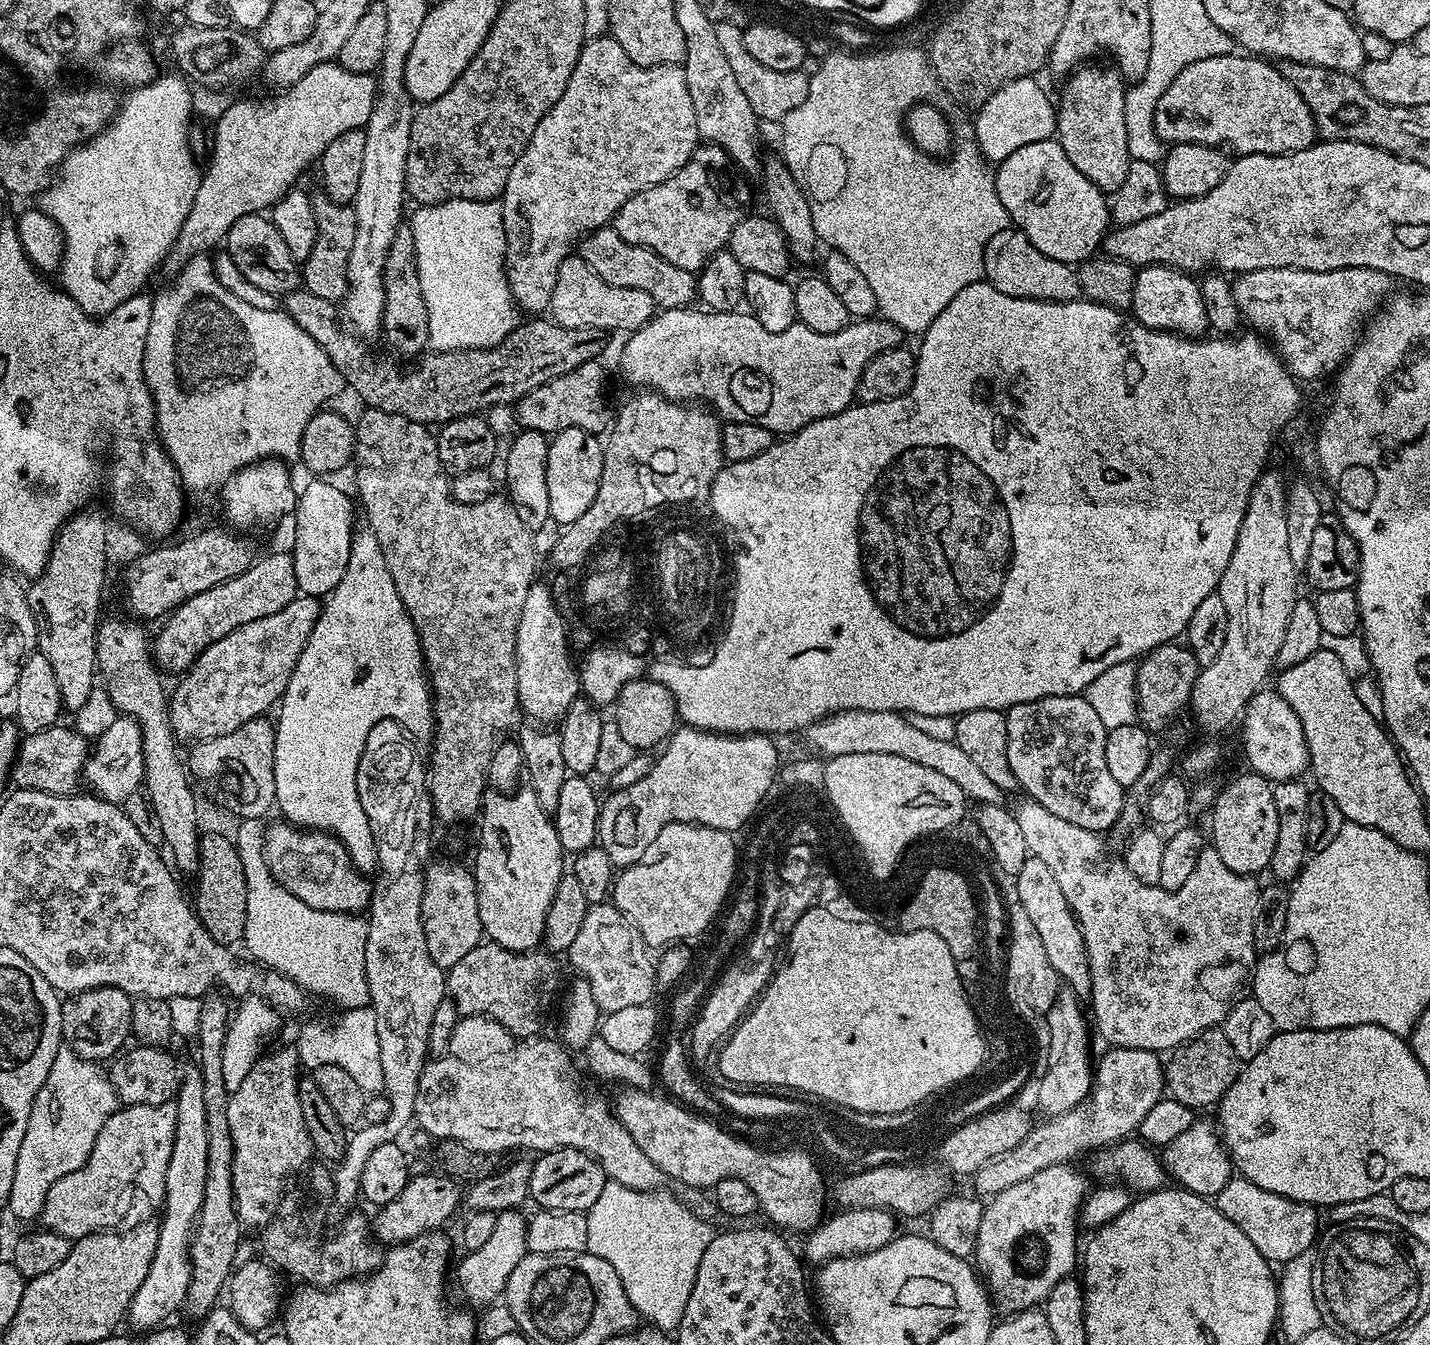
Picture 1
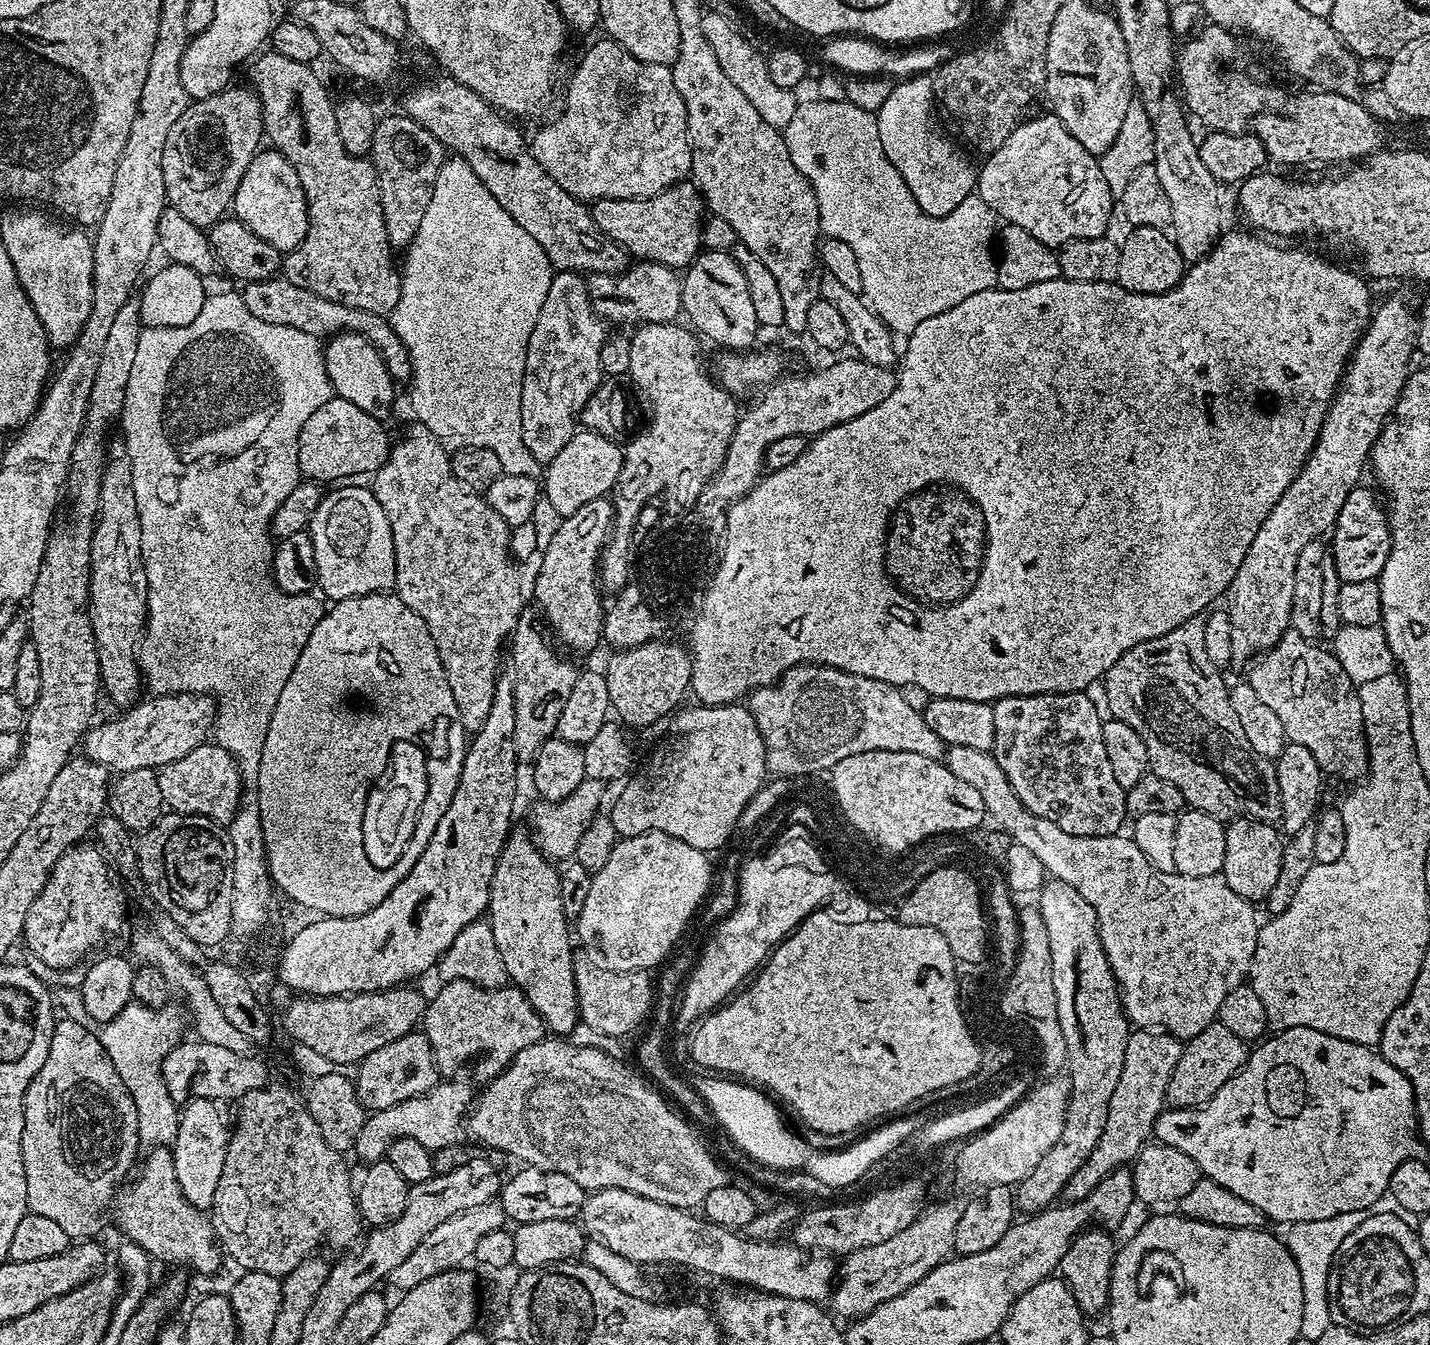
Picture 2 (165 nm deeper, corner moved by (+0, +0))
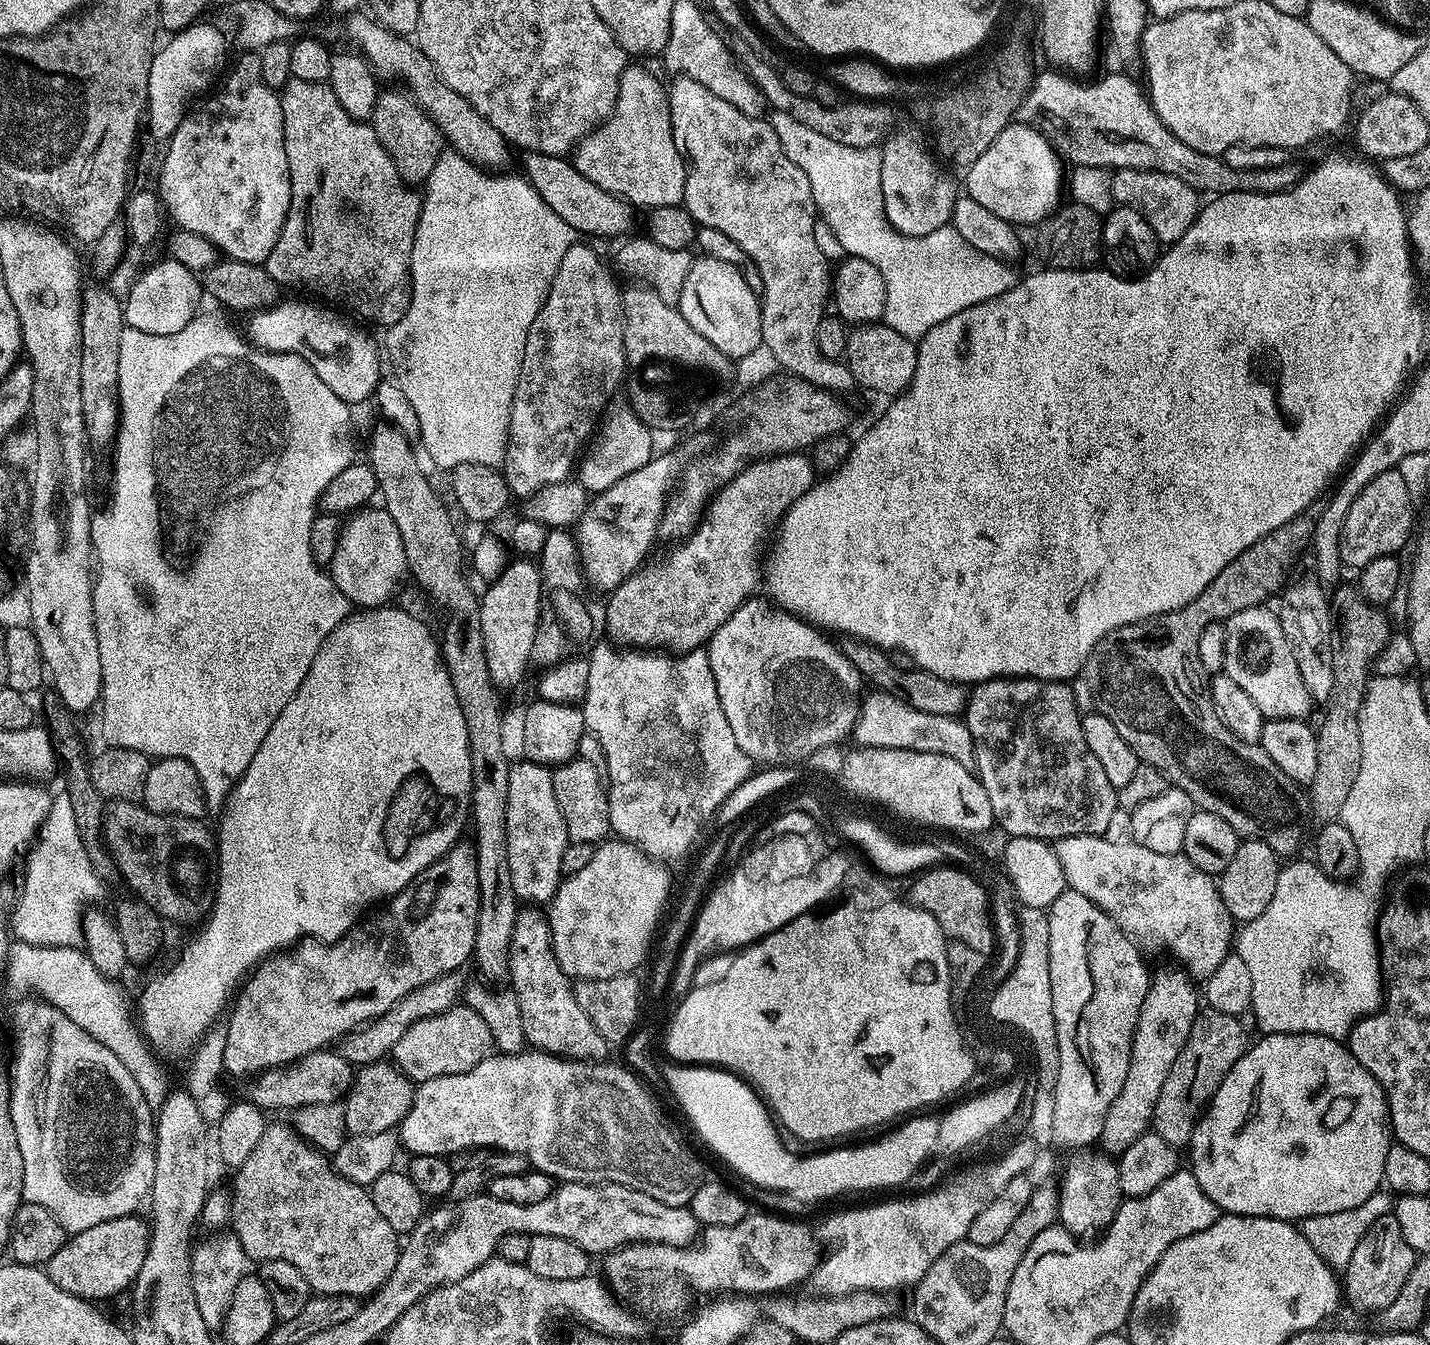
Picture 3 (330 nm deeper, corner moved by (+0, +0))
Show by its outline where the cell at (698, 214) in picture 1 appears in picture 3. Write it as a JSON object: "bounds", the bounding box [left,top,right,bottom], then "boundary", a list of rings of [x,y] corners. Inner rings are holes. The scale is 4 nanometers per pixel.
{"bounds":[522,152,633,238],"boundary":[[[529,152],[523,158],[525,160],[522,172],[532,189],[542,197],[546,206],[550,206],[550,210],[554,210],[554,214],[558,214],[558,218],[562,218],[562,222],[566,222],[575,232],[583,235],[585,232],[588,236],[620,236],[619,238],[627,237],[631,233],[628,231],[632,228],[633,205],[621,196],[615,196],[594,186],[594,182],[583,176],[571,159],[564,156],[547,156],[541,152]]]}

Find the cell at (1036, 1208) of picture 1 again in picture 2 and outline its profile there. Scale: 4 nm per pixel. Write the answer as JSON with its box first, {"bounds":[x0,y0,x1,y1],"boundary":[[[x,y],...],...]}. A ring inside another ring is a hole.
{"bounds":[1014,879,1130,1214],"boundary":[[[1049,879],[1038,895],[1042,922],[1046,922],[1046,934],[1050,934],[1050,966],[1057,998],[1057,1022],[1065,1039],[1069,1089],[1068,1109],[1058,1142],[1054,1142],[1054,1146],[1046,1150],[1046,1158],[1015,1185],[1014,1204],[1024,1214],[1049,1207],[1063,1193],[1074,1170],[1078,1170],[1090,1150],[1096,1148],[1098,1138],[1102,1138],[1110,1094],[1114,1094],[1114,1086],[1118,1086],[1130,1035],[1130,1025],[1120,1004],[1120,989],[1116,987],[1116,979],[1102,950],[1090,902],[1086,902],[1074,886],[1054,879]]]}

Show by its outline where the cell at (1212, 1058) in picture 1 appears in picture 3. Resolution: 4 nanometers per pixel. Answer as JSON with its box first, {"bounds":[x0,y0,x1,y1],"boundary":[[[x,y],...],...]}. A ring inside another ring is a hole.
{"bounds":[1151,1010,1250,1150],"boundary":[[[1211,1010],[1205,1013],[1205,1016],[1204,1013],[1197,1015],[1186,1046],[1178,1054],[1170,1074],[1166,1074],[1166,1082],[1162,1082],[1162,1094],[1158,1094],[1158,1102],[1152,1115],[1151,1131],[1166,1138],[1166,1142],[1170,1142],[1177,1150],[1183,1149],[1183,1144],[1184,1147],[1191,1145],[1196,1121],[1207,1109],[1209,1100],[1234,1066],[1234,1062],[1242,1058],[1250,1044],[1250,1040],[1244,1037],[1244,1028],[1237,1017]]]}

